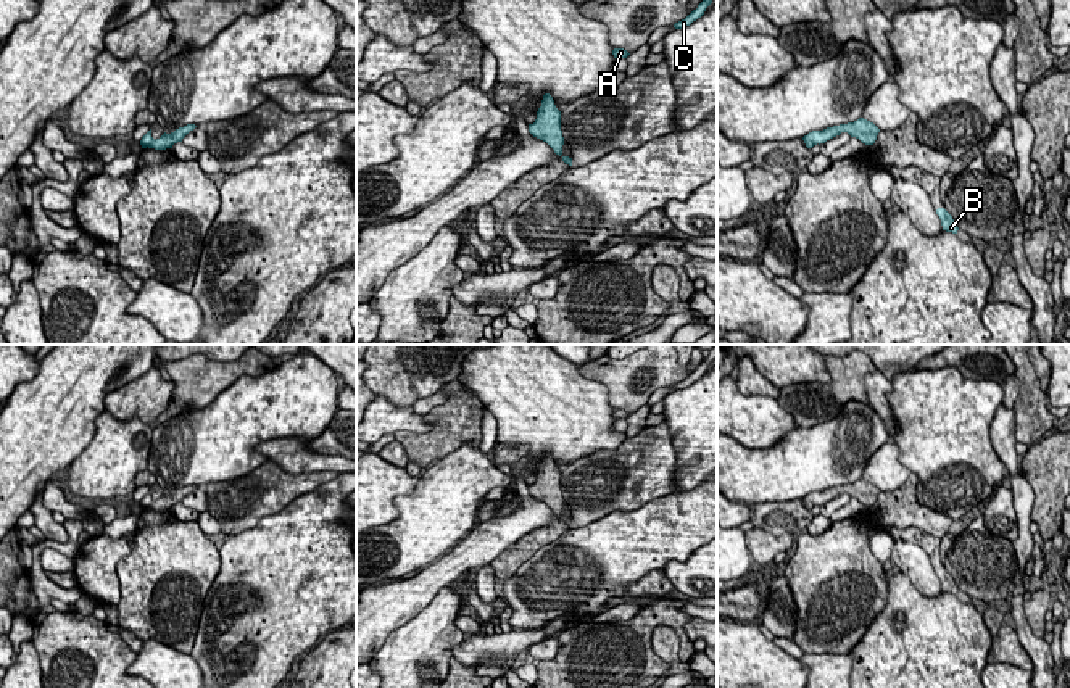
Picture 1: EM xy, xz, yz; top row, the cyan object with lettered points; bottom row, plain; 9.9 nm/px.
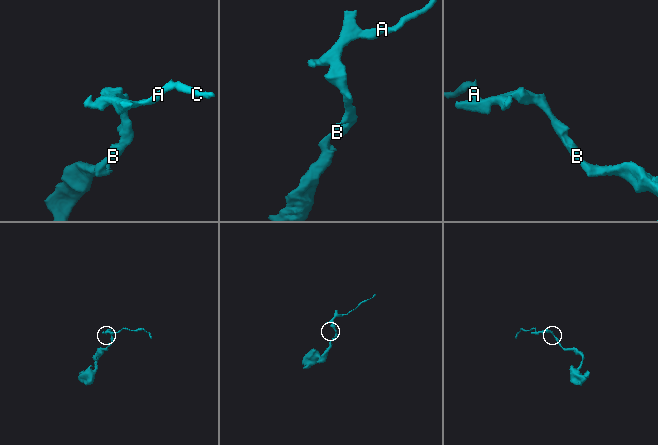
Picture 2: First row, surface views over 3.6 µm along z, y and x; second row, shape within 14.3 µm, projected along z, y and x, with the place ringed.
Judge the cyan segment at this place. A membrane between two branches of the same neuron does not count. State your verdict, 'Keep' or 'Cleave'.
Keep

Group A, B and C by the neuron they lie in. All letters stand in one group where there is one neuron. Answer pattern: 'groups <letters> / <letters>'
groups A B C

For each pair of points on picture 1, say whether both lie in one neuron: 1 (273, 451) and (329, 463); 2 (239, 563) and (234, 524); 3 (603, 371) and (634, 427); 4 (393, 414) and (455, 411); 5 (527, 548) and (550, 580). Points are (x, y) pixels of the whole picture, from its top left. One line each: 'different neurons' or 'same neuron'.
1: same neuron
2: different neurons
3: different neurons
4: different neurons
5: different neurons

